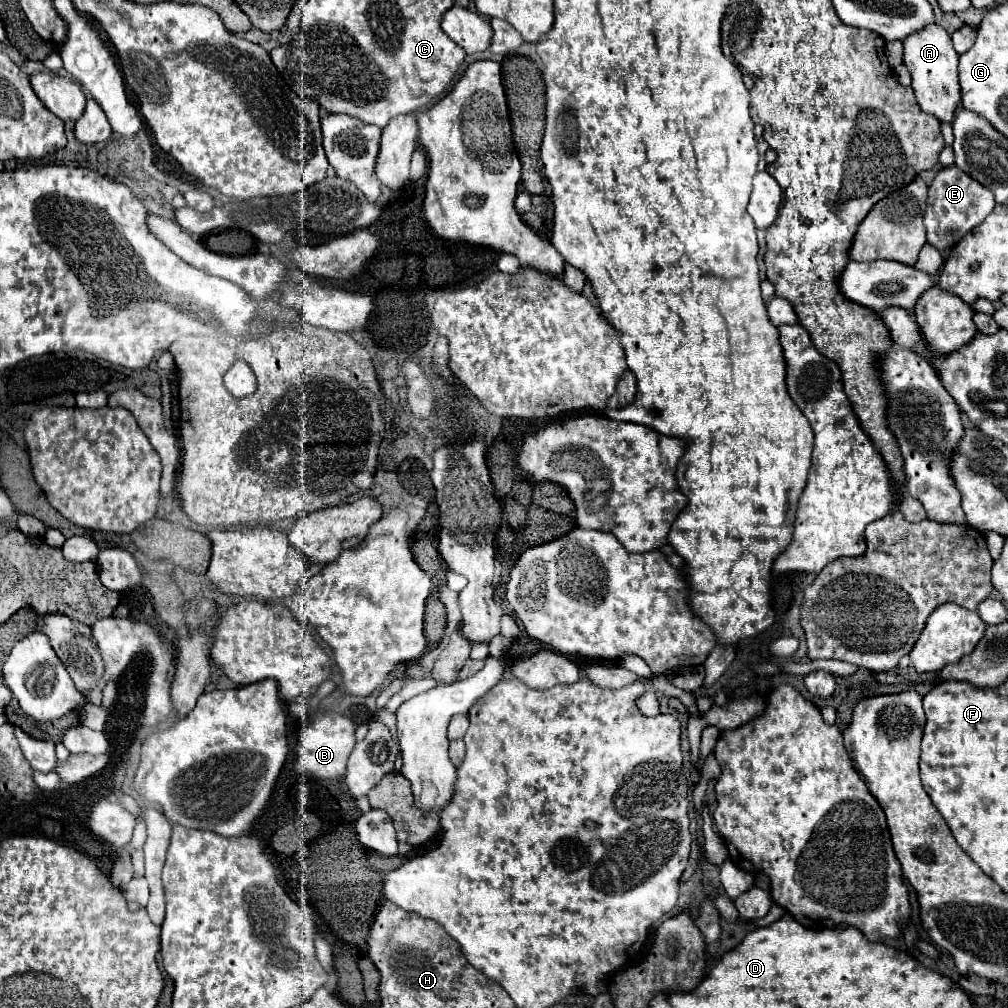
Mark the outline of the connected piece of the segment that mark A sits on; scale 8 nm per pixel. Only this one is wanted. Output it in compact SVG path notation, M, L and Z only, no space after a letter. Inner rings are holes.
M940 25L926 27L926 31L910 35L904 43L904 65L912 75L912 89L920 109L942 123L952 123L962 101L962 93L958 81L958 53L952 47L950 35Z

